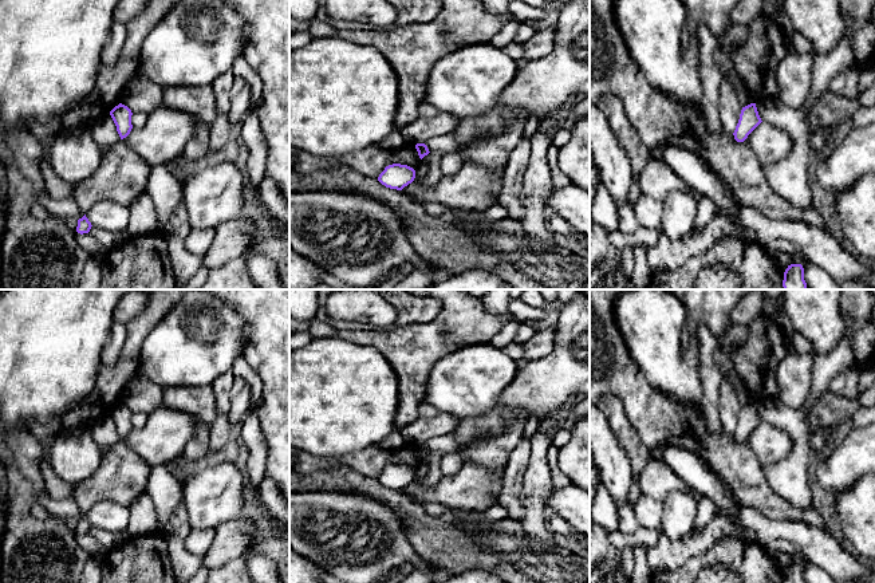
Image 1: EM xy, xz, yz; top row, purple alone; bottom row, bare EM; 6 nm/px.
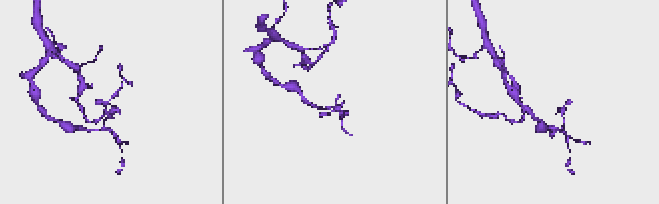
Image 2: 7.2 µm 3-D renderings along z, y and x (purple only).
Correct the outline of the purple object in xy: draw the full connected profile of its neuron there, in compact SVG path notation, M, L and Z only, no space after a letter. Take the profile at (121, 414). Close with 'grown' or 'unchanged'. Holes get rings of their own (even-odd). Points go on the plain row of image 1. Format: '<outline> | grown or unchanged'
M119 403L110 411L110 415L117 426L117 432L118 432L121 440L126 438L133 429L131 410L127 406Z | unchanged

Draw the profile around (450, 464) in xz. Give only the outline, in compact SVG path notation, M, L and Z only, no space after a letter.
M458 452L444 454L441 458L441 472L444 476L453 476L464 464L465 461Z

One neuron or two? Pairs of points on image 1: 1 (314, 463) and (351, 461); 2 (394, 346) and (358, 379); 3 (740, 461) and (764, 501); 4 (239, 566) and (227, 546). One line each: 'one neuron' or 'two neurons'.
1: one neuron
2: two neurons
3: one neuron
4: two neurons

